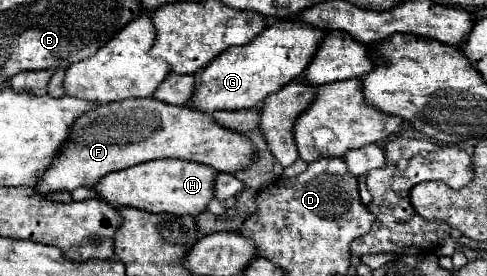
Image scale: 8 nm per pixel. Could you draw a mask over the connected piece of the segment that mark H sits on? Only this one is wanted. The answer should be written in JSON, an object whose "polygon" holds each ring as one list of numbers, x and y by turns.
{"polygon":[[151,160,147,164,137,164,107,174,97,182,95,190,111,206,133,206,145,212,197,216,215,198,215,178,217,172,205,164,195,164,187,160]]}

